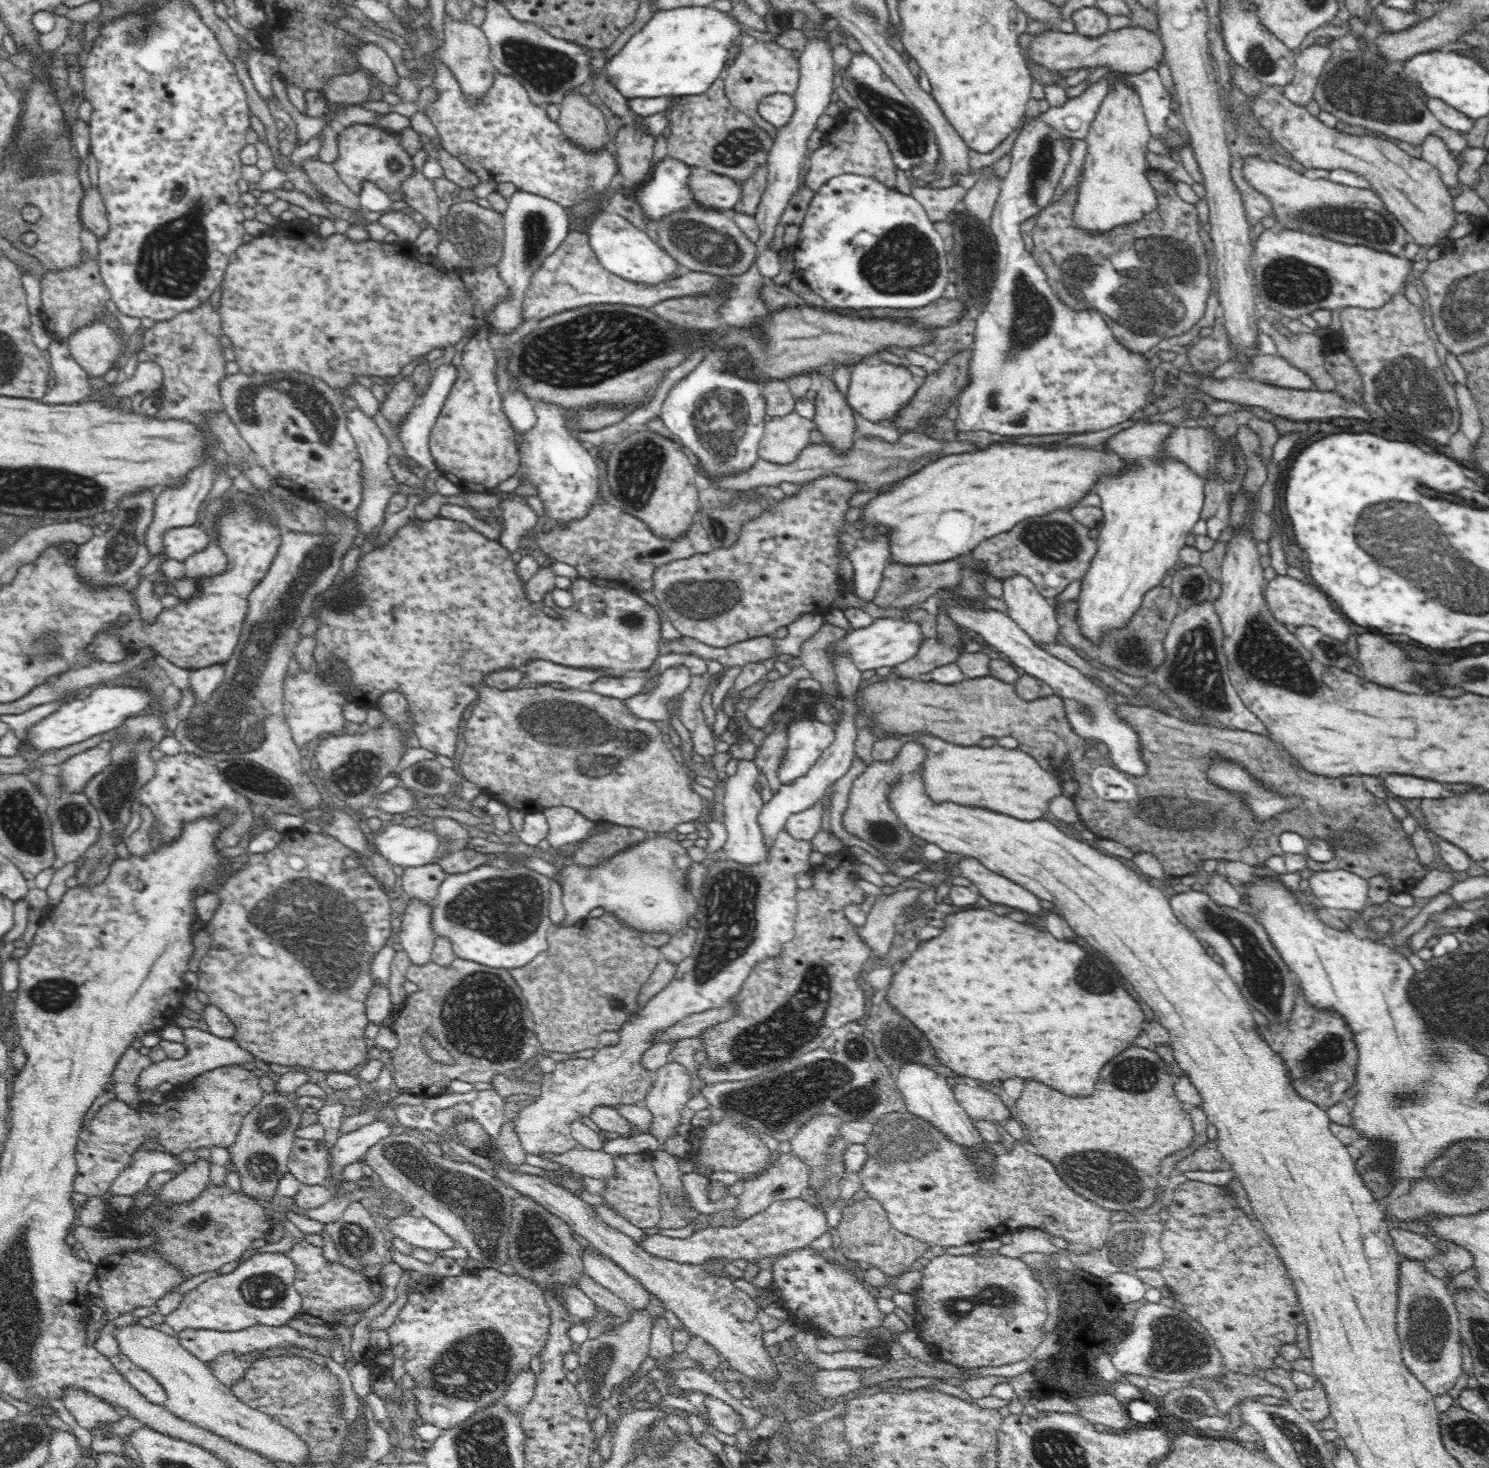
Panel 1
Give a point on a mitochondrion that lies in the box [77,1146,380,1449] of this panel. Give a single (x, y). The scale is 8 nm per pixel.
(266, 1290)

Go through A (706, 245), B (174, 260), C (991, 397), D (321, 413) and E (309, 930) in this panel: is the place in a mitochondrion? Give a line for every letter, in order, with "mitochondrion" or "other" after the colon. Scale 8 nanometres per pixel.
A: mitochondrion
B: mitochondrion
C: mitochondrion
D: mitochondrion
E: mitochondrion

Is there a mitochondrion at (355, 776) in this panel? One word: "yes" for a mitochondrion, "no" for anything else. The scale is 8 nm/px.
yes

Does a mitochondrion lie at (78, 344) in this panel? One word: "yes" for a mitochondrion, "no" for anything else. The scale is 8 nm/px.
no

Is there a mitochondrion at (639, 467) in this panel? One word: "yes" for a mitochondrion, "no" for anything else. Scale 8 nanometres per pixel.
yes

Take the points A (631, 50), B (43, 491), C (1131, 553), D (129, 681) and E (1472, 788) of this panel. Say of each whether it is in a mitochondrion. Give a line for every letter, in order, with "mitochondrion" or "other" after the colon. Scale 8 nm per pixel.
A: other
B: mitochondrion
C: other
D: other
E: other

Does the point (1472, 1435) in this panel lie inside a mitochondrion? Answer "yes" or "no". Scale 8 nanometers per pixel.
yes

